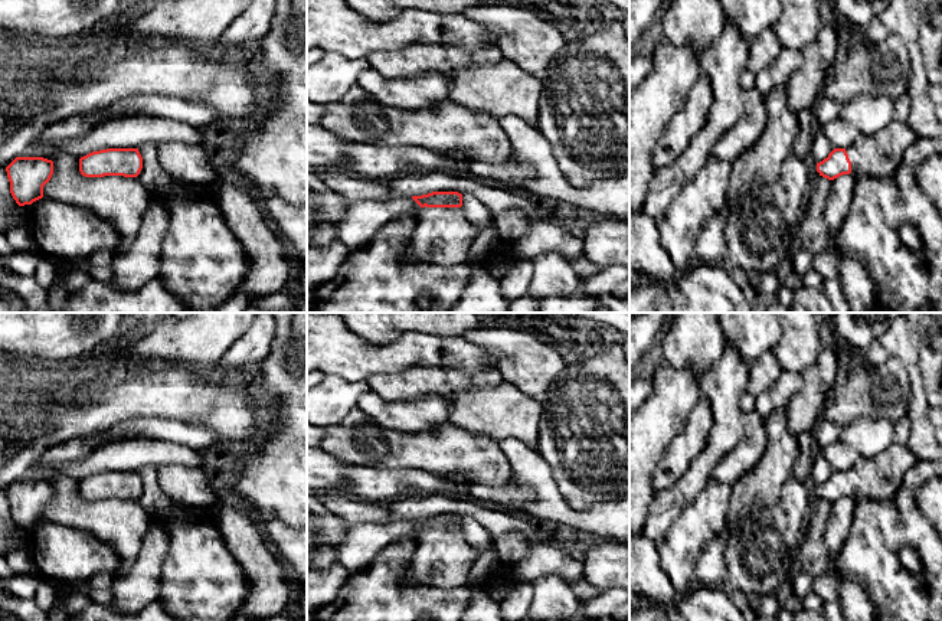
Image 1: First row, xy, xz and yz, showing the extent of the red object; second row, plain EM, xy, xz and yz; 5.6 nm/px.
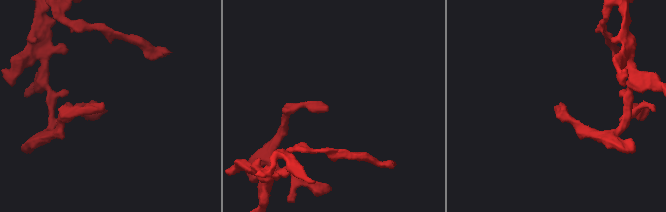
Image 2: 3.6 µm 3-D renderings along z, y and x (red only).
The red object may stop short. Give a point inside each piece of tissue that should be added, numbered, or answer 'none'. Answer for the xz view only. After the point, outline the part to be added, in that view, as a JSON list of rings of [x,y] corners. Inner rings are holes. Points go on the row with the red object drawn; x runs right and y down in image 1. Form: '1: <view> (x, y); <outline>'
1: xz (442, 237); [[[422,207],[403,256],[409,264],[441,268],[465,265],[480,229],[467,219],[464,207]]]

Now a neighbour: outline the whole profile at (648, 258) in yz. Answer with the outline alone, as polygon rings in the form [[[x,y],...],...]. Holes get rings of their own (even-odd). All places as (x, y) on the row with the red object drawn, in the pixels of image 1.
[[[642,210],[629,212],[629,272],[654,282],[671,281],[676,272],[663,245],[658,220]]]

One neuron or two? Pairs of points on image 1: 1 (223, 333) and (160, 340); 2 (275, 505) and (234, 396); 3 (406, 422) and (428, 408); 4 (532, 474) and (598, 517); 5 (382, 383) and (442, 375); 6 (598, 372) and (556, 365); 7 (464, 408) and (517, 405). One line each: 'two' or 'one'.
1: one
2: two
3: one
4: one
5: one
6: two
7: one

